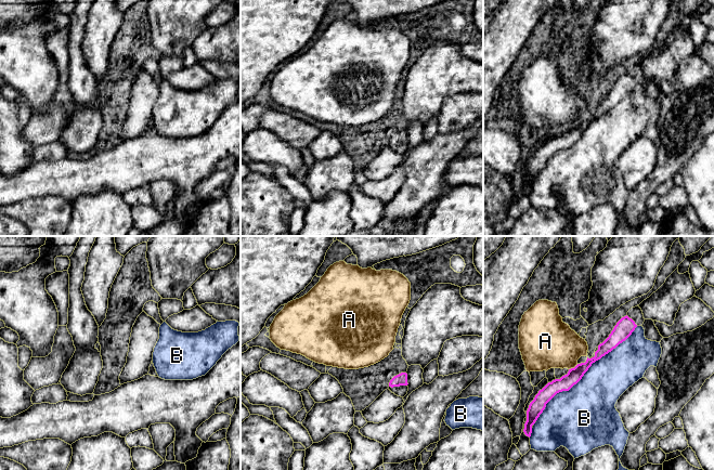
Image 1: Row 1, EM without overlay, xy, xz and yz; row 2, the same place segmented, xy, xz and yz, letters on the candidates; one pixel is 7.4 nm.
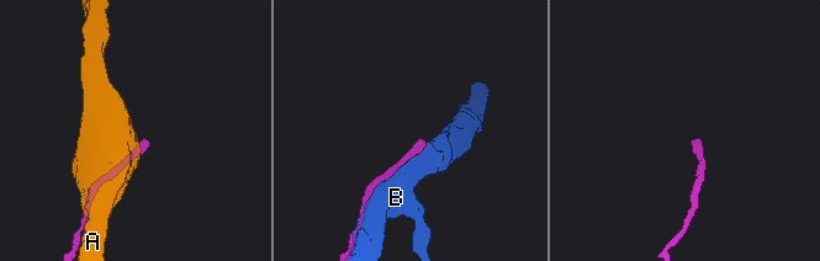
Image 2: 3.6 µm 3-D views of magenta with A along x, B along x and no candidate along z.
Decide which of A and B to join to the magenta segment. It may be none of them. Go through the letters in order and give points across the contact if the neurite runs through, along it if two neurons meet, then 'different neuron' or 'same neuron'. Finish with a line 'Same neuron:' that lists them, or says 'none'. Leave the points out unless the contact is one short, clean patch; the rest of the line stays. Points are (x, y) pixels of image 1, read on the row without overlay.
A: border yz (578, 121), (569, 127); different neuron
B: different neuron
Same neuron: none

